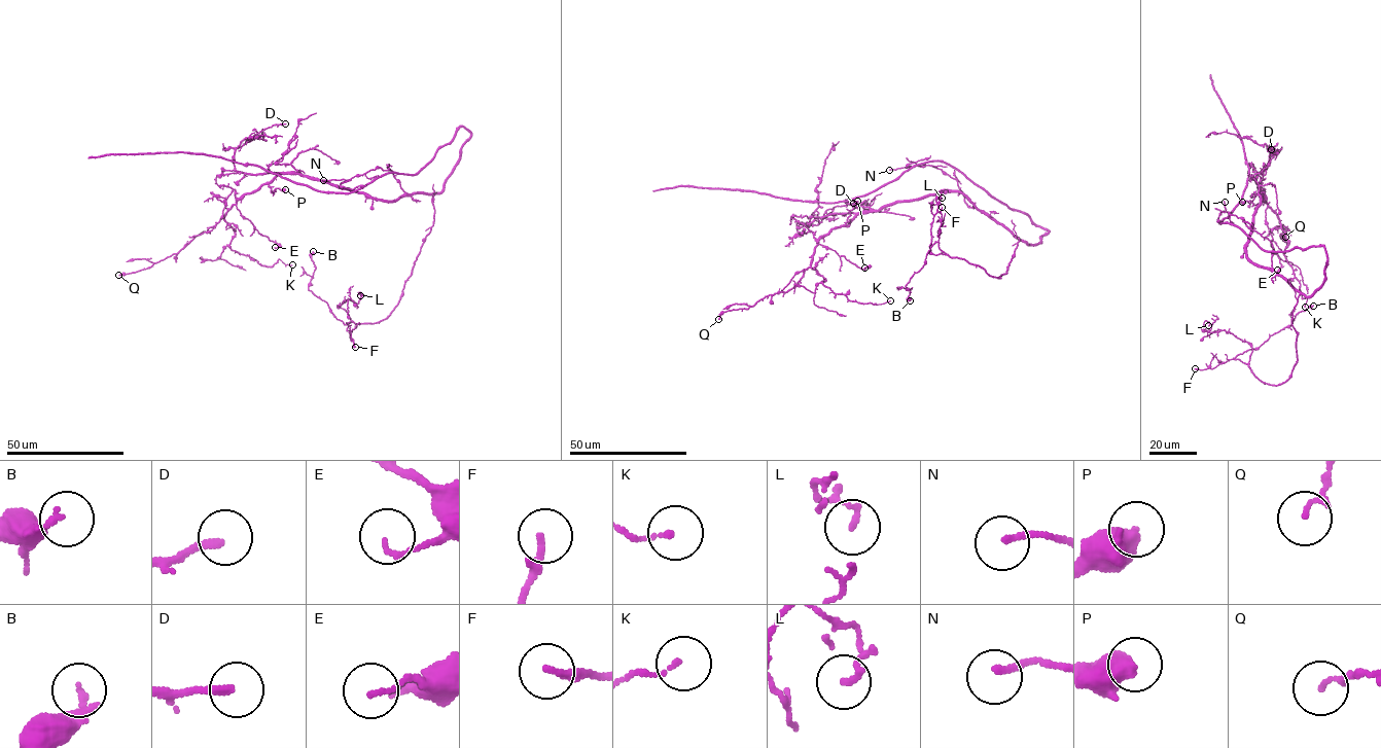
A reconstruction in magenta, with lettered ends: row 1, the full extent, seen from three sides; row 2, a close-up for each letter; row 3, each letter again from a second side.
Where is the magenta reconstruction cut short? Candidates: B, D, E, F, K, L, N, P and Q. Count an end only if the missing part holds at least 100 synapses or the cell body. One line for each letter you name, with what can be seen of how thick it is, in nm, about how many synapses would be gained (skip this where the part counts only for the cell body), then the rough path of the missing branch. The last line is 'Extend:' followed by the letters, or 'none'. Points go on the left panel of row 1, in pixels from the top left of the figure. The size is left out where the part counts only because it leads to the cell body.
Extend: none

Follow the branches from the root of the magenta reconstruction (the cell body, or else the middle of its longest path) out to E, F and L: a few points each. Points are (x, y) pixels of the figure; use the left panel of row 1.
E: (465, 142), (440, 191), (394, 202), (298, 174), (279, 174), (237, 202), (240, 214), (275, 247)
F: (465, 142), (454, 170), (440, 191), (432, 197), (433, 224), (397, 304), (380, 321), (346, 323), (355, 347)
L: (465, 142), (432, 197), (433, 224), (390, 314), (355, 323), (338, 305), (357, 304), (360, 295)

